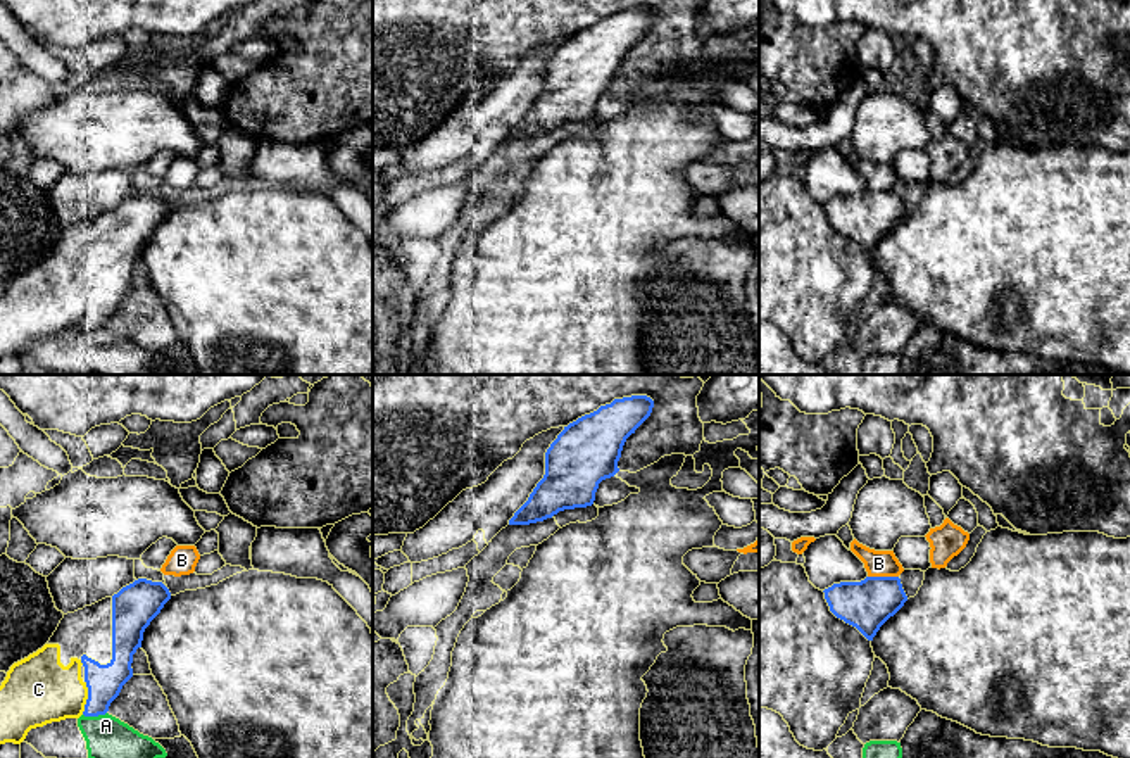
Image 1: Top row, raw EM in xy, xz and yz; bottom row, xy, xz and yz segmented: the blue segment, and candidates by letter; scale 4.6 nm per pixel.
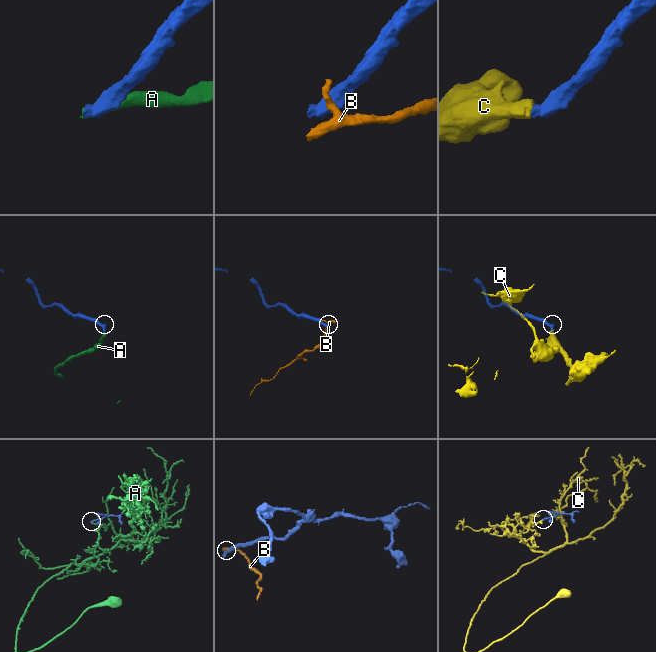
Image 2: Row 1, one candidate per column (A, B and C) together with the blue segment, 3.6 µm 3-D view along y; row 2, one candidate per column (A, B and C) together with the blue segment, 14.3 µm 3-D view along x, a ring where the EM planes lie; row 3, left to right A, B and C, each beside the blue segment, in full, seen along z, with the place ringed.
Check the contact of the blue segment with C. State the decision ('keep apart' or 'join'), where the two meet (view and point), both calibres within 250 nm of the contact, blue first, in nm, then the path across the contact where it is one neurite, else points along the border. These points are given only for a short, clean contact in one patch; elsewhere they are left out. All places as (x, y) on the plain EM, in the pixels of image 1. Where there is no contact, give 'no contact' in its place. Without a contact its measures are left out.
join; contact xy (88, 311); calibres 170 and 320 nm

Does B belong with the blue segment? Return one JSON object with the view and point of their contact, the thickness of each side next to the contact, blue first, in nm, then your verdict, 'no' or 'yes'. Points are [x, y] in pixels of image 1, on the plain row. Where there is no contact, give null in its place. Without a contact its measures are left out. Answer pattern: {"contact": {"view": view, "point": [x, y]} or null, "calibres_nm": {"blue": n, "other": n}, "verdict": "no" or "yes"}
{"contact": {"view": "yz", "point": [884, 190]}, "calibres_nm": {"blue": 240, "other": 130}, "verdict": "no"}

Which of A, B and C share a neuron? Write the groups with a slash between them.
A / B / C

